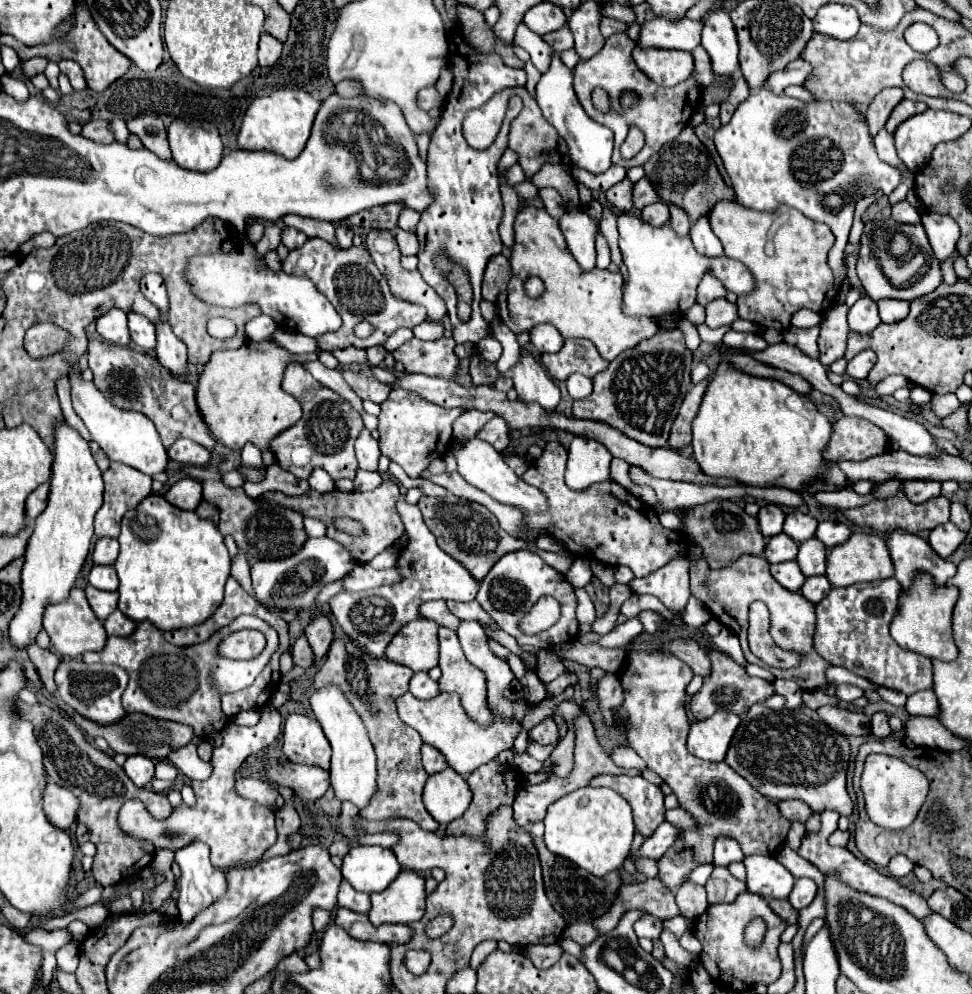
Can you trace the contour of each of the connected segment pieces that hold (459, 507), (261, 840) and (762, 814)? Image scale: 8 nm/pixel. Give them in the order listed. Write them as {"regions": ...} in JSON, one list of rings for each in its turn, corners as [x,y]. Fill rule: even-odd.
{"regions":[[[[448,494],[446,498],[428,498],[428,496],[422,496],[420,502],[418,502],[418,508],[422,510],[424,514],[424,522],[426,526],[432,530],[434,528],[434,536],[438,538],[438,544],[442,544],[444,552],[448,552],[452,558],[460,560],[468,570],[470,574],[478,580],[482,580],[488,570],[492,568],[492,564],[496,564],[496,560],[508,552],[514,552],[514,550],[532,550],[536,552],[538,556],[542,556],[542,560],[546,564],[550,564],[552,568],[556,568],[558,572],[566,574],[566,570],[570,568],[570,554],[568,552],[544,552],[536,546],[536,542],[528,542],[528,540],[522,540],[522,538],[512,538],[508,532],[504,532],[496,520],[496,516],[486,510],[482,504],[476,504],[476,502],[470,502],[470,500],[464,500],[464,498],[456,498],[452,494]]],[[[266,704],[260,710],[260,722],[252,728],[240,728],[238,724],[230,722],[224,730],[224,744],[214,750],[212,764],[214,772],[204,782],[192,782],[194,794],[196,794],[196,806],[188,808],[182,804],[178,810],[174,810],[164,822],[156,822],[144,808],[140,800],[128,800],[118,816],[120,828],[126,834],[132,834],[136,838],[148,840],[156,848],[172,848],[178,850],[180,846],[186,846],[190,840],[202,840],[210,846],[210,858],[212,864],[220,870],[236,866],[236,864],[248,864],[248,860],[260,860],[260,856],[276,842],[276,826],[274,826],[274,812],[254,800],[240,798],[232,792],[234,788],[234,774],[236,768],[246,760],[248,754],[256,754],[258,750],[266,748],[276,740],[280,734],[282,716],[280,710],[274,704]],[[166,832],[176,832],[175,838],[165,835]],[[160,838],[160,840],[158,840]],[[158,840],[158,842],[156,842]]],[[[640,634],[636,642],[650,644],[652,650],[630,650],[624,670],[620,670],[620,684],[624,688],[622,708],[626,712],[626,742],[636,750],[646,766],[672,788],[678,796],[680,808],[690,812],[698,822],[696,828],[682,830],[680,840],[658,860],[658,878],[666,888],[676,892],[690,870],[706,862],[712,864],[712,848],[720,836],[736,840],[744,856],[772,856],[776,848],[784,844],[792,822],[780,816],[776,802],[760,796],[760,792],[740,778],[726,762],[706,762],[686,750],[686,736],[690,730],[690,720],[686,716],[686,686],[694,674],[688,664],[660,648],[662,642],[658,636]],[[700,816],[714,816],[714,822],[706,824]],[[694,848],[706,848],[708,858],[700,858]]]]}

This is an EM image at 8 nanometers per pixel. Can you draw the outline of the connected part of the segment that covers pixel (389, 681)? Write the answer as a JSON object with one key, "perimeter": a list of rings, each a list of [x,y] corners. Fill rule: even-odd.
{"perimeter":[[[334,640],[326,660],[318,666],[318,672],[314,676],[314,688],[320,690],[328,684],[336,684],[360,714],[370,742],[376,750],[378,794],[372,798],[370,806],[360,810],[360,816],[364,820],[376,822],[408,818],[420,824],[420,828],[424,828],[426,832],[436,832],[438,822],[428,814],[422,804],[422,786],[428,780],[428,774],[424,772],[420,762],[422,738],[410,726],[406,726],[396,712],[396,698],[406,694],[408,680],[412,678],[412,674],[414,672],[408,666],[368,656],[352,640]]]}

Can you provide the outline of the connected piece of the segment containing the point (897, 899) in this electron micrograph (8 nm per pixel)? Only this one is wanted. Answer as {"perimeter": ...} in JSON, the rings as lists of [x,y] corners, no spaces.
{"perimeter":[[[823,811],[821,814],[820,830],[818,830],[818,832],[812,832],[812,834],[808,834],[808,836],[802,838],[802,846],[800,846],[798,854],[800,854],[802,858],[806,858],[808,862],[812,862],[814,866],[818,866],[824,874],[828,874],[828,872],[838,872],[840,878],[842,878],[846,884],[850,884],[852,888],[856,888],[856,890],[860,890],[860,892],[874,894],[874,896],[882,896],[882,898],[886,898],[886,900],[892,900],[894,904],[904,906],[904,908],[906,908],[910,914],[914,914],[918,920],[926,920],[926,918],[932,914],[932,908],[928,908],[926,898],[922,898],[918,892],[914,892],[914,890],[910,890],[910,888],[900,886],[900,884],[896,882],[896,878],[892,878],[892,876],[888,876],[888,874],[882,874],[880,870],[872,868],[868,862],[858,860],[850,850],[846,850],[846,848],[832,848],[832,846],[828,844],[828,836],[838,829],[839,817],[840,815],[836,811]]]}

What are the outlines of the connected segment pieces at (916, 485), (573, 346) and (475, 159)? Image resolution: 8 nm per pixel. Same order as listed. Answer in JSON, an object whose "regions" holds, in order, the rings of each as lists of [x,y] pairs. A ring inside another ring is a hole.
{"regions":[[[[906,480],[902,482],[904,494],[910,502],[926,502],[934,496],[940,496],[940,484],[938,482],[926,482],[926,480]]],[[[568,338],[560,352],[542,354],[540,360],[546,366],[548,374],[560,382],[564,382],[574,372],[594,378],[608,366],[600,352],[596,352],[596,346],[584,338]]],[[[464,42],[464,48],[454,48],[454,46],[450,48],[450,64],[454,68],[454,86],[447,96],[443,116],[441,115],[428,147],[427,178],[428,190],[432,192],[432,204],[422,212],[422,218],[416,228],[418,242],[420,242],[418,270],[422,278],[446,302],[448,316],[450,316],[450,300],[448,300],[450,280],[444,276],[444,272],[440,272],[440,268],[436,268],[436,256],[444,254],[448,260],[452,260],[456,266],[468,272],[468,278],[472,284],[472,316],[468,322],[454,318],[456,322],[452,322],[452,326],[454,326],[456,342],[476,344],[482,338],[486,338],[486,330],[488,330],[488,322],[484,322],[478,308],[478,302],[482,300],[480,298],[482,274],[490,256],[500,254],[502,250],[502,240],[498,236],[498,224],[502,218],[502,198],[500,198],[496,164],[506,150],[508,128],[510,128],[510,122],[522,110],[522,100],[518,96],[512,96],[512,100],[508,102],[508,112],[506,112],[502,130],[498,132],[496,142],[492,142],[486,150],[476,150],[464,140],[462,122],[470,110],[482,106],[498,90],[525,86],[527,76],[524,70],[514,70],[504,66],[498,54],[476,52],[468,42]]]]}

